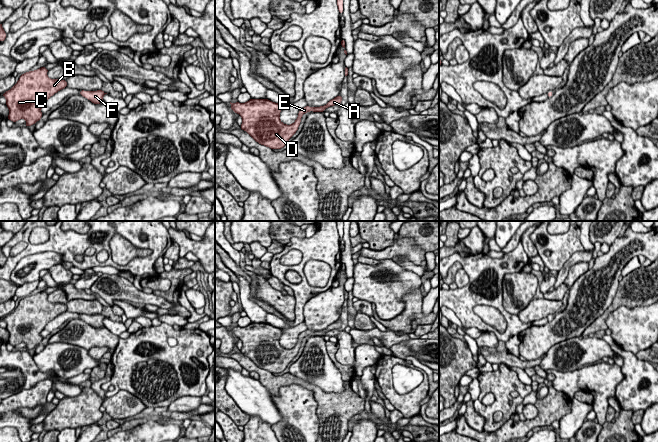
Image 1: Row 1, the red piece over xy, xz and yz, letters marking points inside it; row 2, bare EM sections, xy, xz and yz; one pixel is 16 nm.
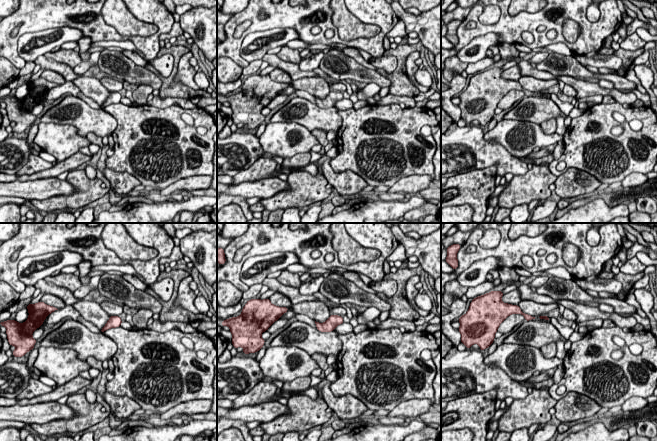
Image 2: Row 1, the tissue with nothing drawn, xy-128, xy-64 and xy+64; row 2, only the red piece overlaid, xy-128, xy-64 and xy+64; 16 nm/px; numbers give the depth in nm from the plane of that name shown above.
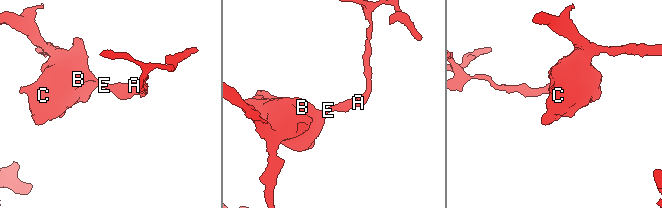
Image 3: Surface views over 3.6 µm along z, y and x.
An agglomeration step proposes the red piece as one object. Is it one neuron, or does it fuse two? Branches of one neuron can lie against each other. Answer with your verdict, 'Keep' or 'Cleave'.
Keep

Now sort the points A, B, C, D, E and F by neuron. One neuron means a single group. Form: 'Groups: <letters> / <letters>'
Groups: A B C D E F

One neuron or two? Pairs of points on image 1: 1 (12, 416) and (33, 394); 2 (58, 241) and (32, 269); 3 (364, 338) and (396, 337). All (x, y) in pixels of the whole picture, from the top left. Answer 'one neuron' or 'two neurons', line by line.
1: one neuron
2: two neurons
3: one neuron

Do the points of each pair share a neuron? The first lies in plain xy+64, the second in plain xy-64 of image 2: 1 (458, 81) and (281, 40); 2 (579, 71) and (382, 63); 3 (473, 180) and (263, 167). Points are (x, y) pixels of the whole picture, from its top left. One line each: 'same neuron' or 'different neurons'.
1: different neurons
2: different neurons
3: same neuron

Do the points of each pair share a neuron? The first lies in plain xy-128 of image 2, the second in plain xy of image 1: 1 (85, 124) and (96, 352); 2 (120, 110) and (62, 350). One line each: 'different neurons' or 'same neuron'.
1: different neurons
2: different neurons

